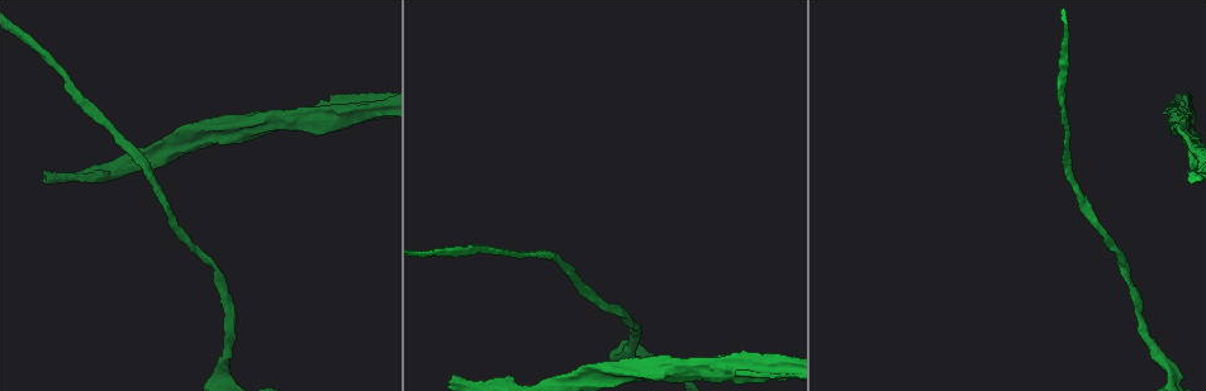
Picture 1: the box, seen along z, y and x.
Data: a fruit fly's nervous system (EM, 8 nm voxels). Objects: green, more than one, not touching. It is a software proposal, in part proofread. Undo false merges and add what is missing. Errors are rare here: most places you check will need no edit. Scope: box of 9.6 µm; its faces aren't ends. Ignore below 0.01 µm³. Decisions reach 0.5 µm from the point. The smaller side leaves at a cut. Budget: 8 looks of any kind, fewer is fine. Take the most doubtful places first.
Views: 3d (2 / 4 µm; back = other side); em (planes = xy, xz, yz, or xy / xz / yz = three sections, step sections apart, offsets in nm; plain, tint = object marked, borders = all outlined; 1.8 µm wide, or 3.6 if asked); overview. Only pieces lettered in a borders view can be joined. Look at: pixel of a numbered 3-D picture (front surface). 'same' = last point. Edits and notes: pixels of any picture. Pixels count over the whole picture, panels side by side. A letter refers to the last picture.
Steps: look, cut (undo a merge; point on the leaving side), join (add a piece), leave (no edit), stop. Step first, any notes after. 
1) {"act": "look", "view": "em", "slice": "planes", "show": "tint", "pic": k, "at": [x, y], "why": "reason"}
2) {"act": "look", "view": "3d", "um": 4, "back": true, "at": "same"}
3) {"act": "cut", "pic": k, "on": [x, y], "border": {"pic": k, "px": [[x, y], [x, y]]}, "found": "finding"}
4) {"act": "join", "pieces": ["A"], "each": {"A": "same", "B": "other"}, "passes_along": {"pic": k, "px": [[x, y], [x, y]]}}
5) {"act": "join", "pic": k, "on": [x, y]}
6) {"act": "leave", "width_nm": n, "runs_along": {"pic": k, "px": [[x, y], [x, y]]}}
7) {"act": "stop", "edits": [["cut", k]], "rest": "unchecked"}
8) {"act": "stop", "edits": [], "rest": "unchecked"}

{"act": "look", "view": "em", "um": 3.6, "slice": "planes", "show": "tint", "pic": 1, "at": [1191, 173], "why": "an open end"}

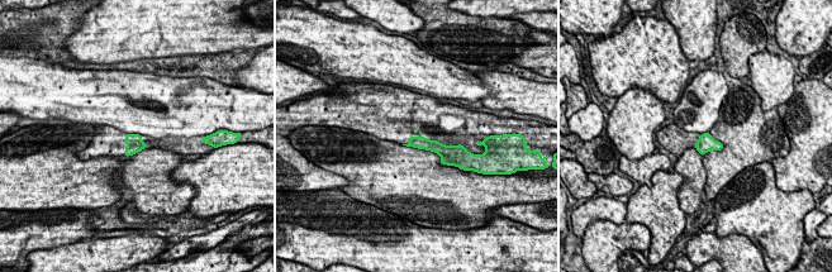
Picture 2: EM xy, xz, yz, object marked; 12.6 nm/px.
{"act": "look", "view": "em", "um": 3.6, "slice": "planes", "show": "borders", "at": "same", "why": "what lies round it"}

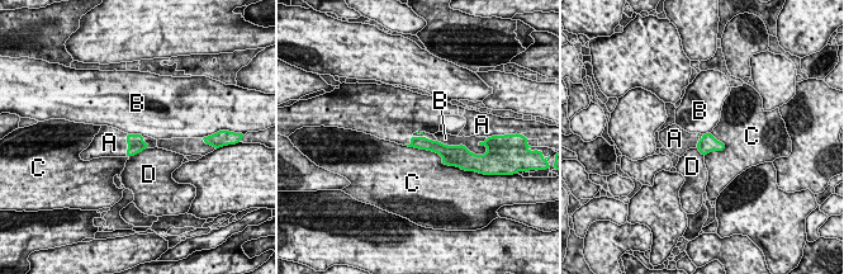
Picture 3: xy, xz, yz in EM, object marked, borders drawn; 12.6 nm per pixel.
{"act": "join", "pieces": ["A"], "each": {"A": "same", "B": "other", "C": "other", "D": "other"}, "found": "the cell continues"}

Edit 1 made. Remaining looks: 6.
{"act": "look", "view": "em", "um": 3.6, "slice": "planes", "show": "tint", "pic": 1, "at": [634, 373], "why": "three-way junction"}

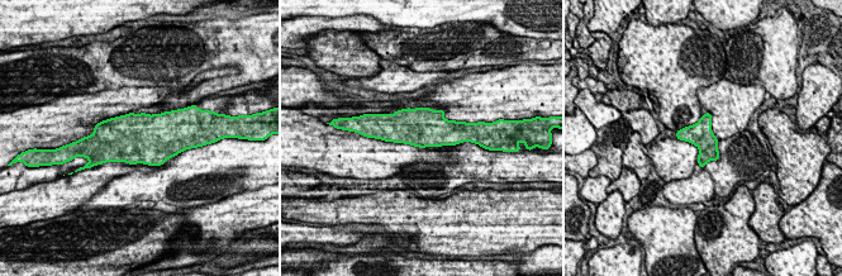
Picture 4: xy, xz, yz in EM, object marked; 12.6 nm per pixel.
{"act": "look", "view": "em", "um": 3.6, "slice": "planes", "show": "borders", "at": "same"}

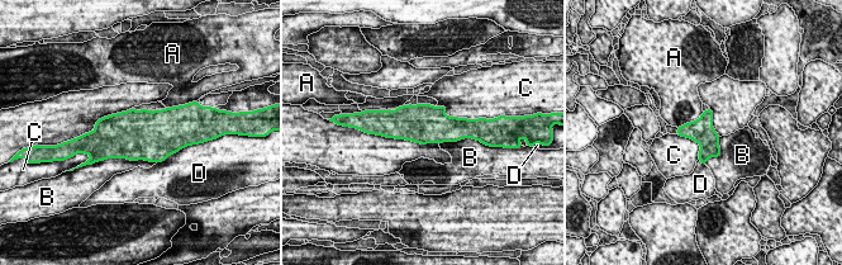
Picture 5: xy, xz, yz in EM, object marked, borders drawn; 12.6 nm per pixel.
{"act": "leave", "longest_contact_nm": ["B", 650], "each": {"A": "other", "B": "other", "C": "other", "D": "other"}, "border": {"pic": 5, "px": [[105, 159], [148, 160], [156, 162]]}, "found": "continuous, no second cell"}

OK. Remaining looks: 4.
{"act": "look", "view": "3d", "um": 4, "pic": 1, "at": [224, 378], "why": "sudden change in width"}

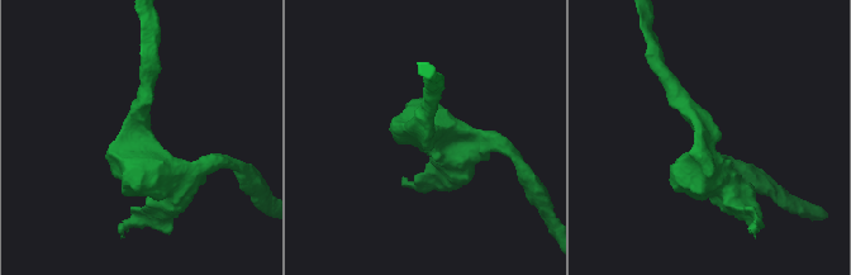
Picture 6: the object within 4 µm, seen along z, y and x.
{"act": "look", "view": "em", "um": 3.6, "slice": "planes", "show": "plain", "pic": 6, "at": [708, 139], "arms": 3, "arm_widths_nm": [220, 240, 360], "why": "now the EM"}

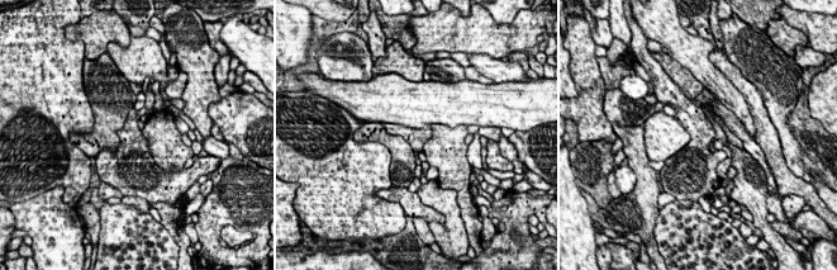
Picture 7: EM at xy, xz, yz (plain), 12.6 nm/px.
{"act": "look", "view": "em", "um": 3.6, "slice": "planes", "show": "borders", "at": "same"}

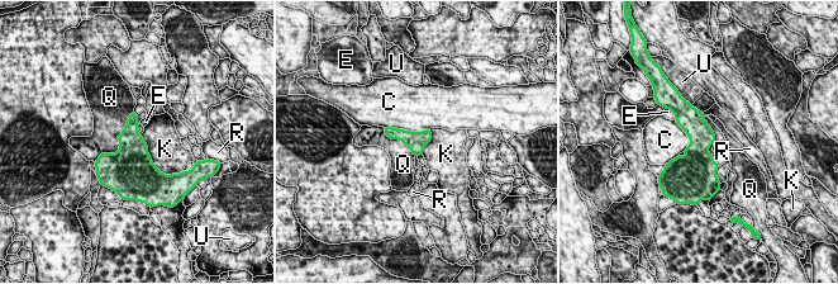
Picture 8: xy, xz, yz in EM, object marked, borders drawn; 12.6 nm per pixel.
{"act": "leave", "each": {"C": "other", "E": "other", "K": "other", "Q": "other", "R": "other", "U": "other"}, "border": {"pic": 8, "px": [[133, 110], [119, 147], [94, 161]]}, "found": "all the same cell"}

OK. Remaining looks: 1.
{"act": "stop", "edits": [["join", 3]], "rest": "unchecked"}

